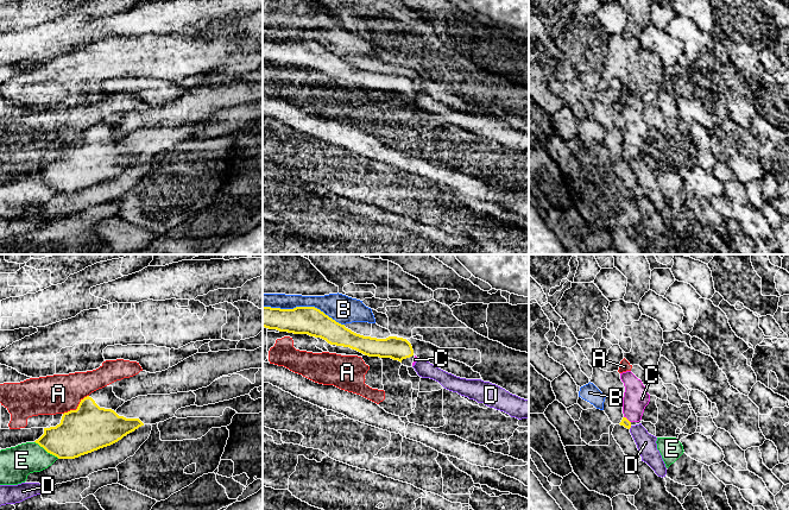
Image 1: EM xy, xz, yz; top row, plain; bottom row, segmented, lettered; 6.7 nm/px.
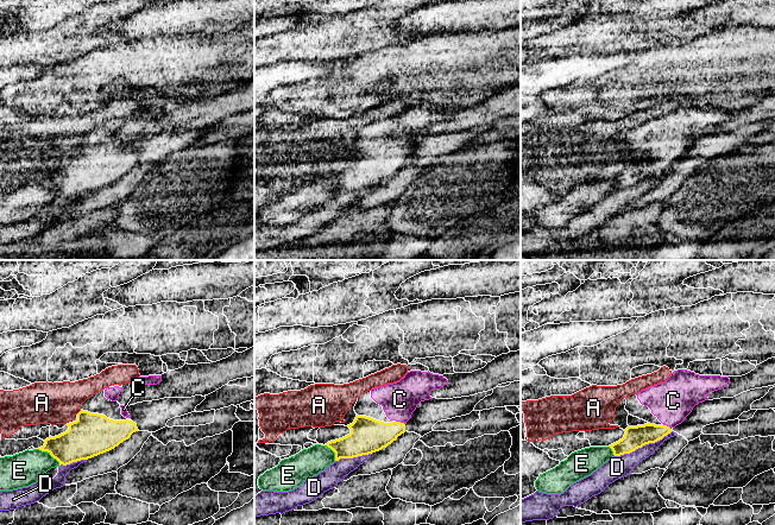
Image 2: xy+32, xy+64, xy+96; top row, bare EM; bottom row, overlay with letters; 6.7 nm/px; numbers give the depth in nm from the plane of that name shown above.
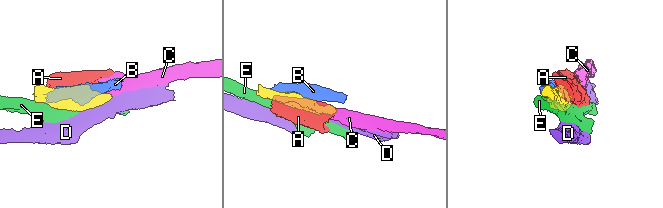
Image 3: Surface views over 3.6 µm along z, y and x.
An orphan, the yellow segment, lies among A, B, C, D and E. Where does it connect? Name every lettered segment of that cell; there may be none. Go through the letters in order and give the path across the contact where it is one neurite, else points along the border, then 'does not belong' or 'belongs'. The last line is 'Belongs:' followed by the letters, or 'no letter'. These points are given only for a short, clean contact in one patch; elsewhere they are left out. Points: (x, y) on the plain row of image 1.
A: along xy (88, 128), (75, 143), (63, 148) | does not belong
B: does not belong
C: across yz (625, 156), (627, 153), (632, 146), (636, 131) | belongs
D: does not belong
E: does not belong
Belongs: C

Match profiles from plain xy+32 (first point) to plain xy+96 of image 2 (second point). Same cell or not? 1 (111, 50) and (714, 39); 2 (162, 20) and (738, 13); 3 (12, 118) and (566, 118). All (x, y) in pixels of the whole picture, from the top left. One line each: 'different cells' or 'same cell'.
1: same cell
2: same cell
3: same cell

